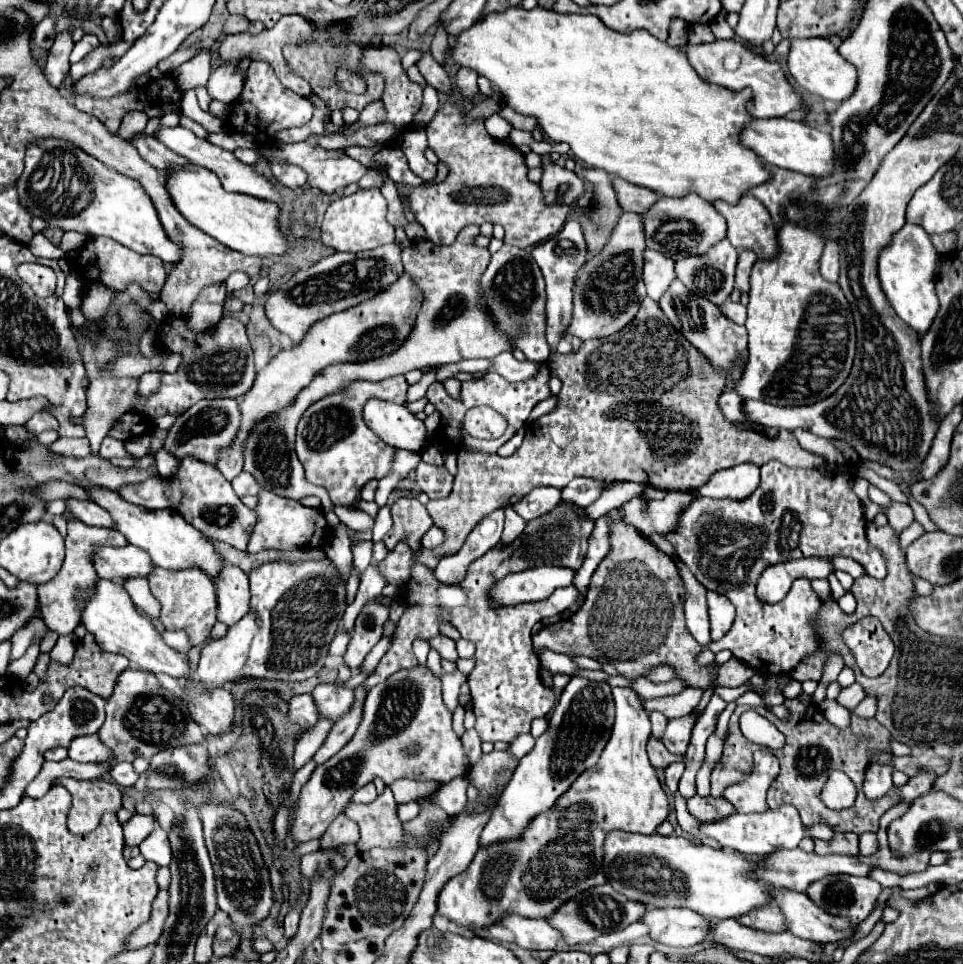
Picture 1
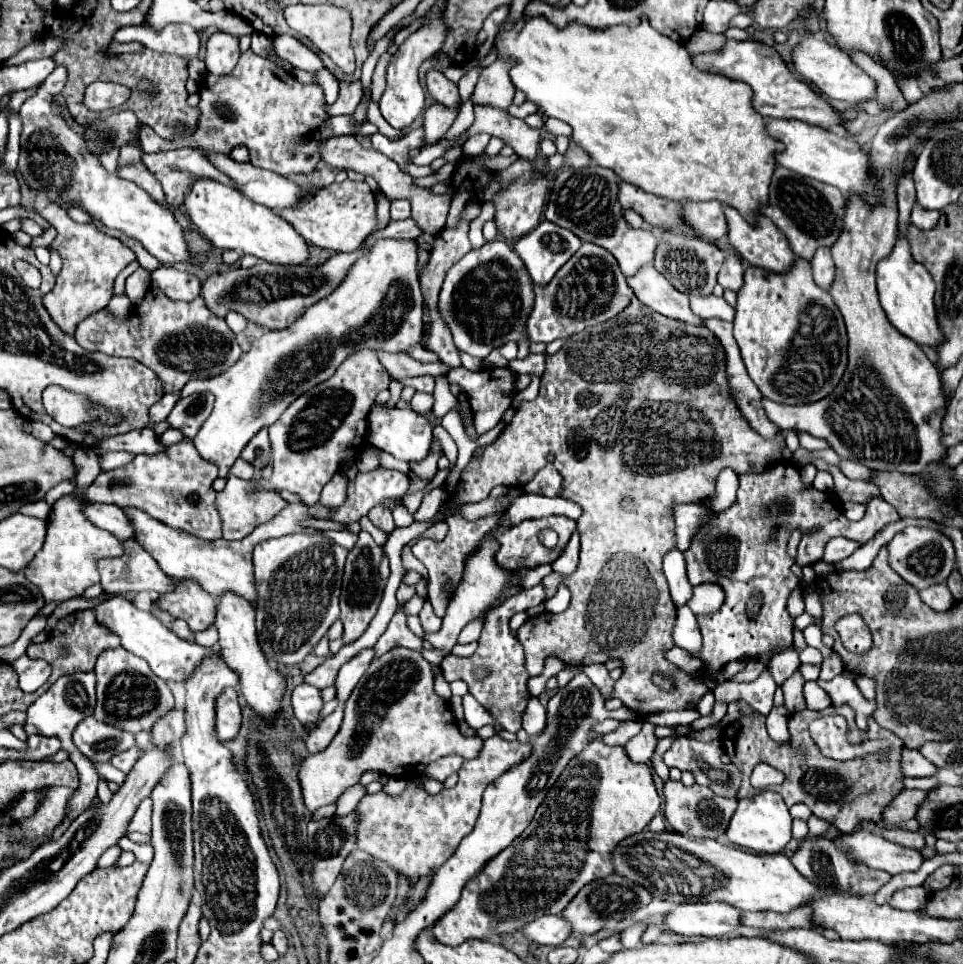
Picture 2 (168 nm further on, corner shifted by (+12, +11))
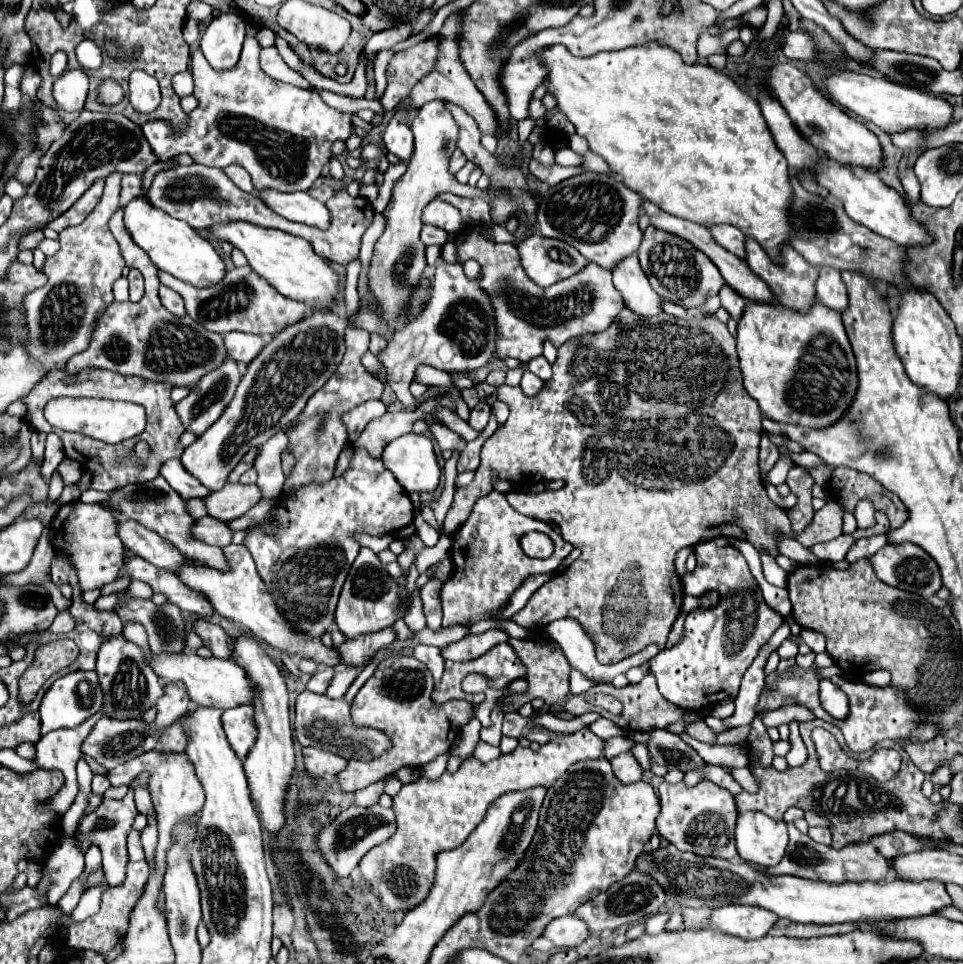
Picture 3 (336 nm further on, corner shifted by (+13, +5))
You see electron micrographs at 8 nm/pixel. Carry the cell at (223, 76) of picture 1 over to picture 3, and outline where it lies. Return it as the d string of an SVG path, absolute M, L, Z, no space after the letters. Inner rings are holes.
M222 13L214 17L200 41L208 63L218 71L233 68L241 54L244 33L246 21L240 13Z

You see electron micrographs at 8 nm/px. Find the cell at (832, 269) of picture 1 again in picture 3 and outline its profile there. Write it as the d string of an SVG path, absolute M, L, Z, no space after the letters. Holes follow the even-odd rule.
M826 267L820 269L816 281L816 299L834 311L844 311L848 307L848 295L840 279L840 271L826 269Z

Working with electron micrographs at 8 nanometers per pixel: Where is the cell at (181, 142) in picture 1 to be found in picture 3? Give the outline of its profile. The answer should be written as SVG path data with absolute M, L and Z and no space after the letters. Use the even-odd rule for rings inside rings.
M262 189L256 193L274 213L290 219L290 221L298 221L298 223L306 223L306 225L314 225L320 229L326 229L330 223L330 215L324 203L316 201L314 197L310 197L306 191L296 191L296 193L278 193L276 189Z

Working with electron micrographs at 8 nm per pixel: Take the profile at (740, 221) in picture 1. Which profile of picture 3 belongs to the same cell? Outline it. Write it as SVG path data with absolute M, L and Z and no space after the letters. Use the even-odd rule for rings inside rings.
M746 239L746 263L748 267L762 279L768 283L770 291L774 293L774 297L786 305L786 307L792 307L792 309L798 309L798 311L806 311L810 309L810 305L816 301L816 291L814 291L814 283L816 283L816 277L818 277L818 269L812 267L810 263L806 263L800 253L796 253L790 245L782 245L782 265L776 265L768 255L766 251L758 245L758 241L754 239Z

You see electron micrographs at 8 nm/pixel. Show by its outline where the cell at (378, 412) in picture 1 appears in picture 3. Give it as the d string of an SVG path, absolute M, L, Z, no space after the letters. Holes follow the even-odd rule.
M406 433L390 441L382 451L382 463L408 493L434 491L440 481L434 447L426 435Z

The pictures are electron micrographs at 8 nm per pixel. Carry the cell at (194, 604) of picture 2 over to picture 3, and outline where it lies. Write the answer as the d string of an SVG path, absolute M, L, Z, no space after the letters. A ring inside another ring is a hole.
M198 619L198 621L194 621L192 629L202 637L204 645L212 649L214 657L230 659L230 641L228 641L228 637L226 637L226 633L222 631L220 625L214 625L214 623L208 623L204 619Z

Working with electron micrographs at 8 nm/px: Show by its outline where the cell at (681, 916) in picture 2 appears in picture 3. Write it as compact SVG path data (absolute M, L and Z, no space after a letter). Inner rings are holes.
M726 905L712 909L710 927L742 939L760 939L778 917L772 911L750 905Z

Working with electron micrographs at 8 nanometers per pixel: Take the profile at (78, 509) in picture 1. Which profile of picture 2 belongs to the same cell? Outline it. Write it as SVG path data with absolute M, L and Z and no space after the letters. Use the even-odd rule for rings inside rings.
M87 503L83 513L93 525L111 531L119 541L135 539L135 529L131 525L131 519L121 507L105 505L105 503Z

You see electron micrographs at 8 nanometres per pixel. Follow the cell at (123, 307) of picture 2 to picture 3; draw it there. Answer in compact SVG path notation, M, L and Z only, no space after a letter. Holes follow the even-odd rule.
M120 277L114 283L114 299L116 301L128 301L128 279L126 277Z

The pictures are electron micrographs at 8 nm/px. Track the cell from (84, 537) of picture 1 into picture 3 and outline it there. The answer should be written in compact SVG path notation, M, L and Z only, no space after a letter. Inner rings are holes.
M82 501L62 505L54 515L54 519L50 521L50 543L56 553L64 553L70 559L72 567L76 569L82 593L112 583L124 565L124 545L116 535L114 523L116 519L108 509L104 509L98 503L88 505ZM58 517L64 517L64 521L60 519L60 525Z

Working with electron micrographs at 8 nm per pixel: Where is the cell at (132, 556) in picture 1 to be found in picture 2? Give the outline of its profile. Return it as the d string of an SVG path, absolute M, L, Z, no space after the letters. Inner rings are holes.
M123 543L125 555L115 559L99 561L99 575L103 591L125 593L125 591L157 591L169 593L175 589L171 577L167 577L157 561L137 543Z

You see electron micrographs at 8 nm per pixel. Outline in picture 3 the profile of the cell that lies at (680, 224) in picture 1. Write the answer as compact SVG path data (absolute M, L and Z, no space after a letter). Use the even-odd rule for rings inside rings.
M712 225L708 229L710 229L710 233L718 245L722 245L724 249L728 249L734 255L744 259L744 239L746 237L740 233L738 227L734 227L734 225Z

